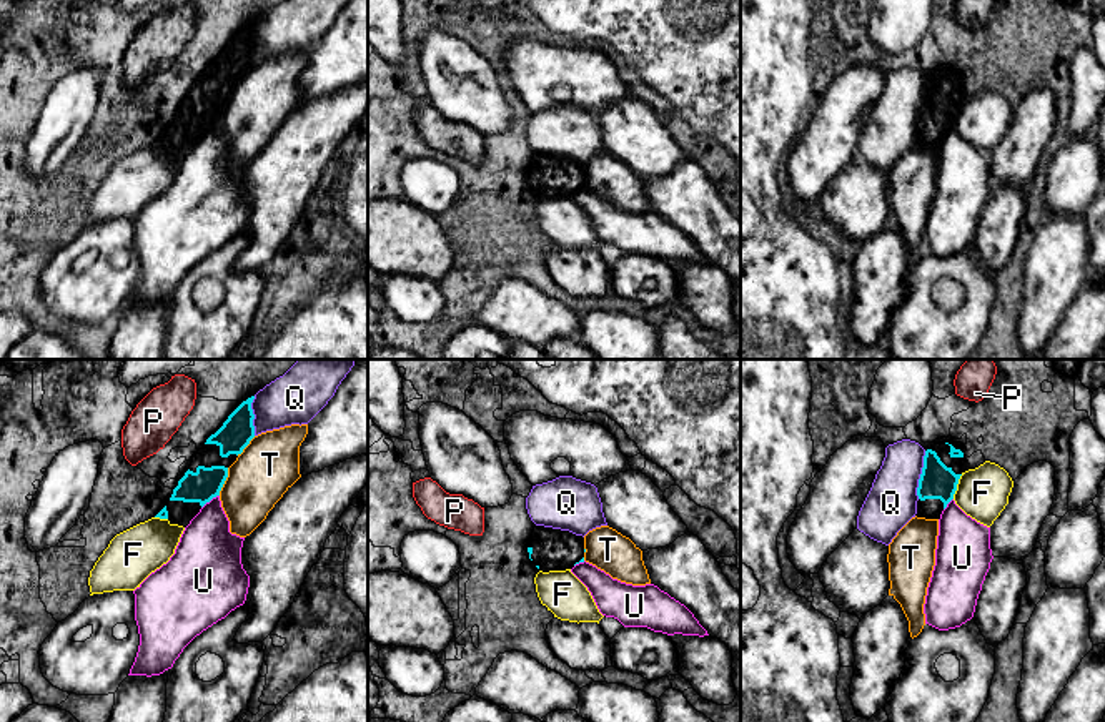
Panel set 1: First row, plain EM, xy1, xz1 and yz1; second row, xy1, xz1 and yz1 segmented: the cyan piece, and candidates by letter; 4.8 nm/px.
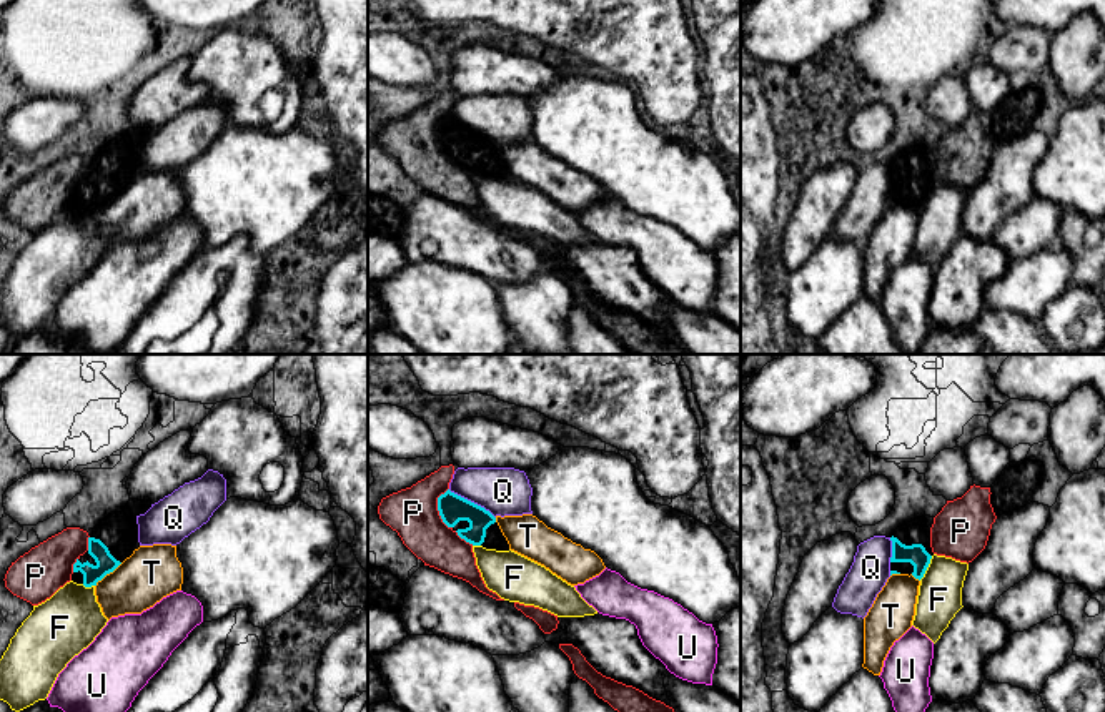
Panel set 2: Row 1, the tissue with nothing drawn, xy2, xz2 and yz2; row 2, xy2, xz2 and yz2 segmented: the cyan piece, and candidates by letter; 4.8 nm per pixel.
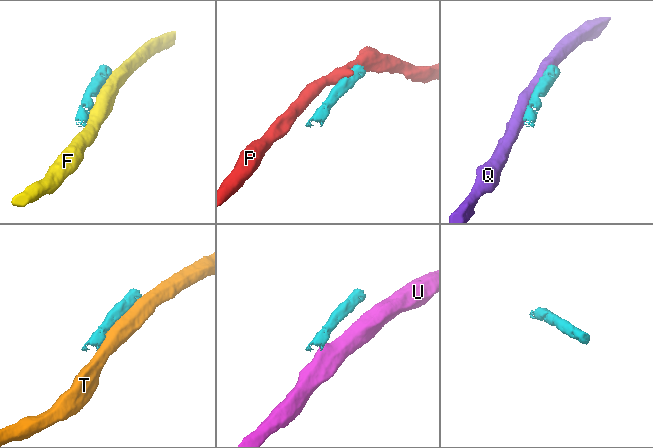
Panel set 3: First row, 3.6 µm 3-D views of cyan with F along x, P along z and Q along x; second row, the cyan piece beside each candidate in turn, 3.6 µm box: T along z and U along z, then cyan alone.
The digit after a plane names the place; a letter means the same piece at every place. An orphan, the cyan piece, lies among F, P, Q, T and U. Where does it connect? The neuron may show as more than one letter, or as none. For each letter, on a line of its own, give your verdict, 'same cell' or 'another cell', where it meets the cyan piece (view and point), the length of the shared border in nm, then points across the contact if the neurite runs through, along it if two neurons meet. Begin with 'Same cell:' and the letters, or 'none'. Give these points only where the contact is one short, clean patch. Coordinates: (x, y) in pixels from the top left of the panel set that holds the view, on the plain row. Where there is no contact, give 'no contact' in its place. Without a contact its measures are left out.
Same cell: none
F: another cell | yz1 (956, 113) | 130 nm
P: another cell | xz2 (438, 137) | 200 nm
Q: another cell | yz1 (921, 102) | 240 nm
T: another cell | xy2 (107, 200) | 180 nm
U: another cell | xy1 (210, 127) | 110 nm | along xy1 (218, 122), (202, 135)

